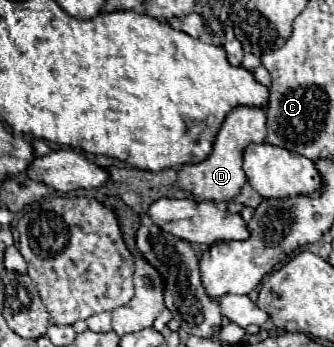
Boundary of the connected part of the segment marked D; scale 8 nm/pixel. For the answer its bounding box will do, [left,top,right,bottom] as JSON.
[178,105,268,203]

